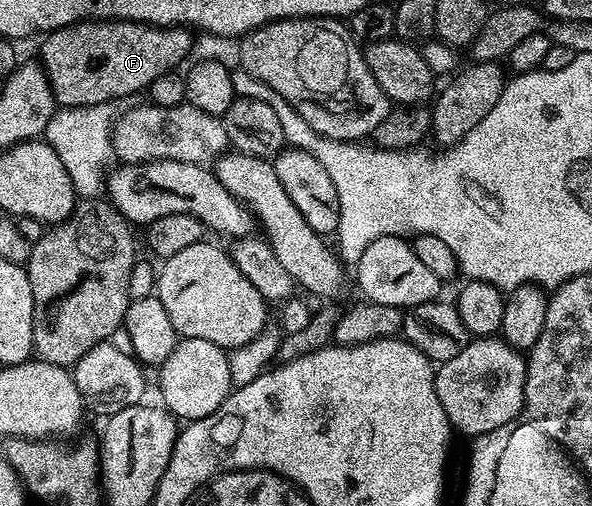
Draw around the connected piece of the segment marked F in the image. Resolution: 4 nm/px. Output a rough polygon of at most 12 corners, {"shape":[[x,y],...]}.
{"shape":[[74,22],[41,39],[59,107],[149,91],[185,26]]}

